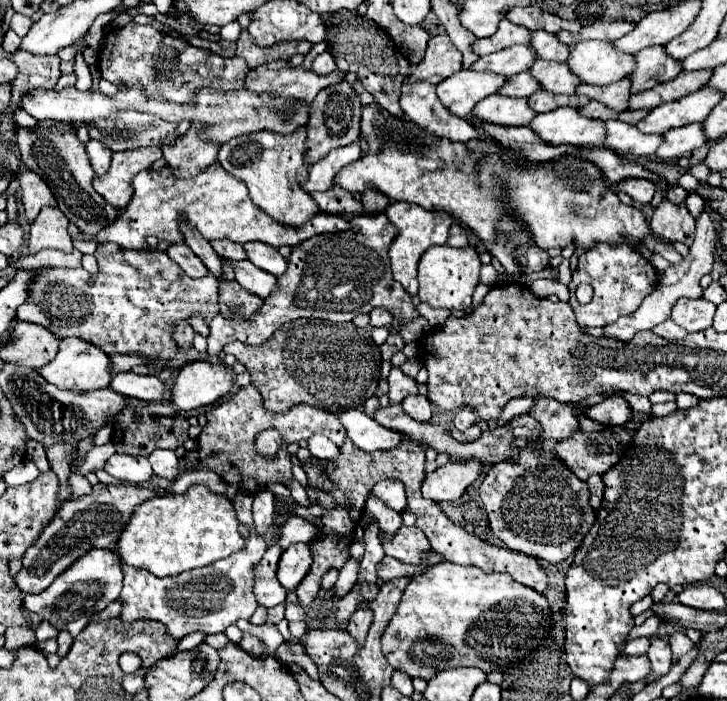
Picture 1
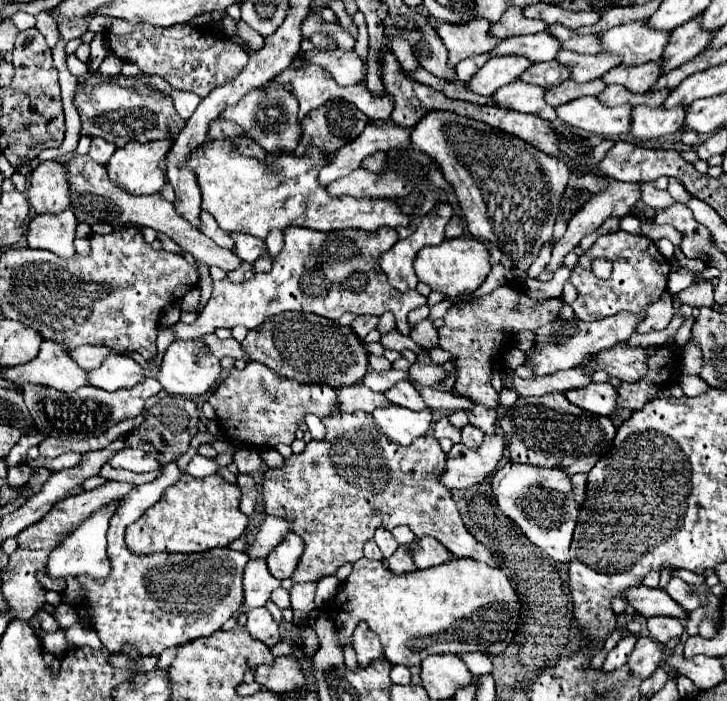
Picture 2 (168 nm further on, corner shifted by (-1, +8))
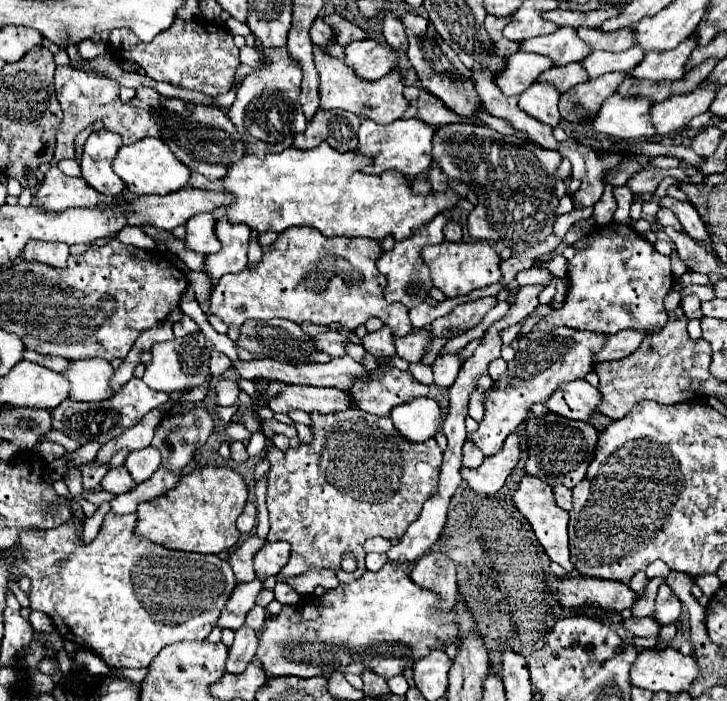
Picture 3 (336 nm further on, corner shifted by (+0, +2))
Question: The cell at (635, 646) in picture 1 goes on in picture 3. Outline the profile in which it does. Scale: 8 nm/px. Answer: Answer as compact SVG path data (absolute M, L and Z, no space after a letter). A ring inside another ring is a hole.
M650 578L648 580L648 584L646 584L646 588L644 588L644 594L640 594L638 596L638 602L634 602L634 606L632 606L632 614L634 616L652 616L652 612L654 612L654 598L656 598L656 592L658 592L658 588L664 584L664 578Z

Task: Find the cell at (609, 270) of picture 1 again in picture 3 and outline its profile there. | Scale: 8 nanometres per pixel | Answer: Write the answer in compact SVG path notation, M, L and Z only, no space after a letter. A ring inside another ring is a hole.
M610 222L606 226L598 226L598 230L590 236L590 244L586 250L576 250L576 256L568 260L568 294L560 310L544 316L534 330L550 330L552 326L566 326L574 330L588 330L600 334L616 334L618 330L650 330L650 334L658 334L666 322L668 314L664 310L664 296L672 290L674 276L670 270L670 256L662 256L656 248L644 240L628 224Z

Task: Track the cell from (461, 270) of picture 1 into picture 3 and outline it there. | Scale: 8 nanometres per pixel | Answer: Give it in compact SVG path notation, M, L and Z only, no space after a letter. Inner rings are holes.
M440 242L436 246L426 246L422 256L430 268L434 286L440 288L448 298L464 296L476 288L502 282L502 258L488 242Z

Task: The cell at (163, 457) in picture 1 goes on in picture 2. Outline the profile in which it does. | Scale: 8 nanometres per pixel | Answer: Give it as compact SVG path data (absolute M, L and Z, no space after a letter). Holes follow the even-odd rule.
M173 460L171 464L163 464L163 466L161 466L161 474L159 474L153 482L143 484L143 486L137 486L135 490L131 490L131 492L123 498L123 502L119 504L117 512L111 516L109 530L107 530L107 544L109 544L109 546L107 546L107 554L109 554L109 558L111 558L111 568L113 568L111 576L109 576L107 580L89 580L87 576L79 576L79 582L81 582L83 588L85 588L87 606L91 608L91 626L95 626L95 630L97 630L97 634L99 634L103 646L107 646L111 652L119 652L125 642L131 642L131 644L141 652L141 656L161 654L163 648L177 646L177 644L187 644L187 640L195 640L195 638L201 638L201 636L211 636L213 632L221 630L221 626L223 626L235 612L239 612L239 610L243 608L243 570L245 570L245 566L247 566L247 562L249 562L247 552L239 552L239 550L231 550L231 548L215 548L215 550L207 550L207 552L199 552L199 554L149 554L149 556L137 556L137 554L129 552L129 548L127 548L127 544L125 544L125 528L139 519L149 506L153 506L153 504L163 496L163 492L165 492L171 484L177 484L179 478L181 478L181 474L193 474L195 470L197 470L197 464L189 464L187 470L181 472L181 468L177 466L177 460Z

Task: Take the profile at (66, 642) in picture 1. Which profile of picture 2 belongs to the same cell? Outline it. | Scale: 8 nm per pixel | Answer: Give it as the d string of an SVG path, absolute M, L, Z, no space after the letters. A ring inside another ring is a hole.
M57 630L57 632L41 632L39 634L41 646L43 650L55 654L55 656L63 656L67 652L67 638L65 638L65 630Z

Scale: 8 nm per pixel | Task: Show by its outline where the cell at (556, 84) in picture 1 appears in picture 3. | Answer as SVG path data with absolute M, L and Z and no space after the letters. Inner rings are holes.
M632 46L624 52L592 52L582 60L582 66L590 74L590 78L598 78L606 72L630 72L644 58L644 50L640 46Z

